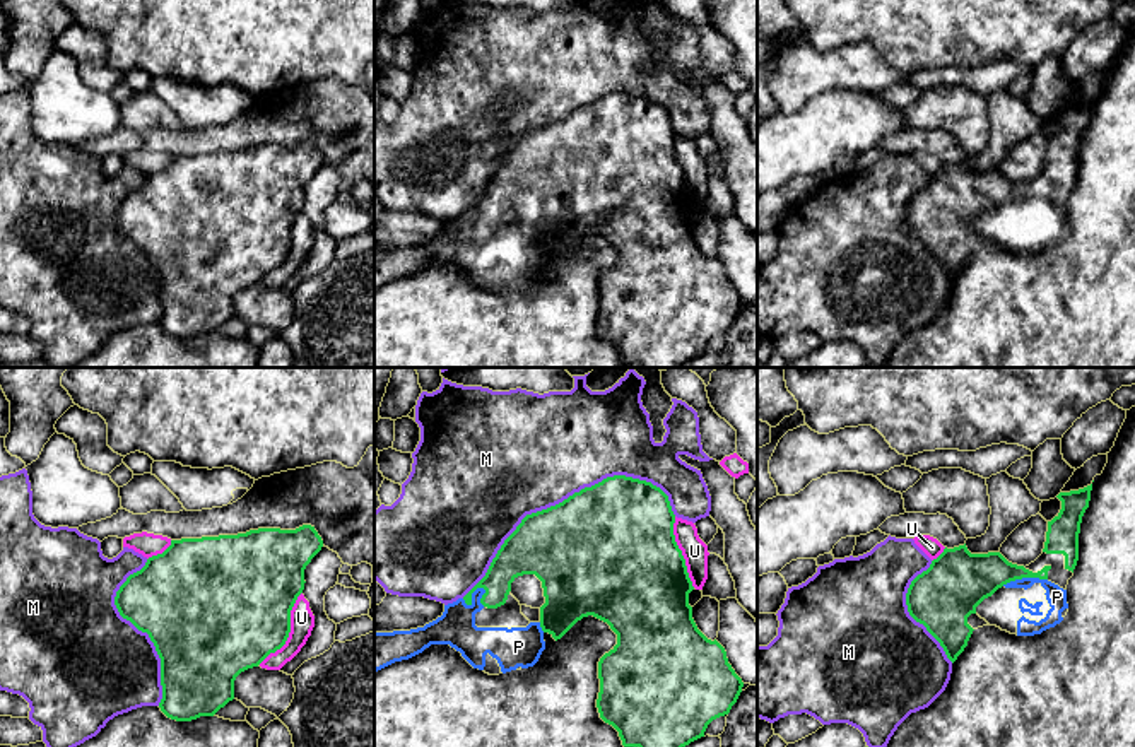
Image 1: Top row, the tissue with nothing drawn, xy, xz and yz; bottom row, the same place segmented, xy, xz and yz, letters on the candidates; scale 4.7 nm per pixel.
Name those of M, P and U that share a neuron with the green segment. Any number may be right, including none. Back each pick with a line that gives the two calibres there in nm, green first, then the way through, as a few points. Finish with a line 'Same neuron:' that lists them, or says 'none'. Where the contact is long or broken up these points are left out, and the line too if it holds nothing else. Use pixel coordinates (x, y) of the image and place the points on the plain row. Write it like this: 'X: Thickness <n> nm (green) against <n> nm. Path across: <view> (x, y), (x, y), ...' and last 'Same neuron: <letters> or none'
P: Thickness 160 nm (green) against 180 nm
Same neuron: P

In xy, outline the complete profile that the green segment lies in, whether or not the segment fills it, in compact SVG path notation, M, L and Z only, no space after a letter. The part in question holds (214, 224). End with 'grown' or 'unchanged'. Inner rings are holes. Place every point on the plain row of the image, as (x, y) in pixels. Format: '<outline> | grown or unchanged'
M303 142L296 147L258 145L238 152L181 156L171 157L171 162L162 171L149 174L140 188L126 195L126 198L116 209L115 222L120 232L130 238L138 248L147 250L156 263L156 268L161 275L162 303L162 316L159 325L168 335L176 338L191 338L200 333L214 333L221 325L234 316L236 294L248 285L258 284L270 270L275 270L285 262L291 250L291 227L304 207L304 186L321 168L321 164L323 157L311 142Z | unchanged

